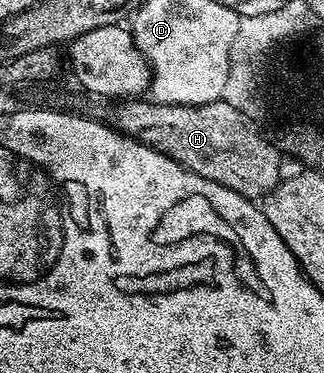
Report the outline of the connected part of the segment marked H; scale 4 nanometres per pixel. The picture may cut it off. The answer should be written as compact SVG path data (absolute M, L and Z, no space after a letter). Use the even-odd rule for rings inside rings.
M125 100L113 110L111 125L126 138L136 138L144 146L158 150L191 172L223 184L250 200L264 199L277 187L276 154L265 148L257 131L236 110L227 106L201 109L174 109L170 103L154 100Z

